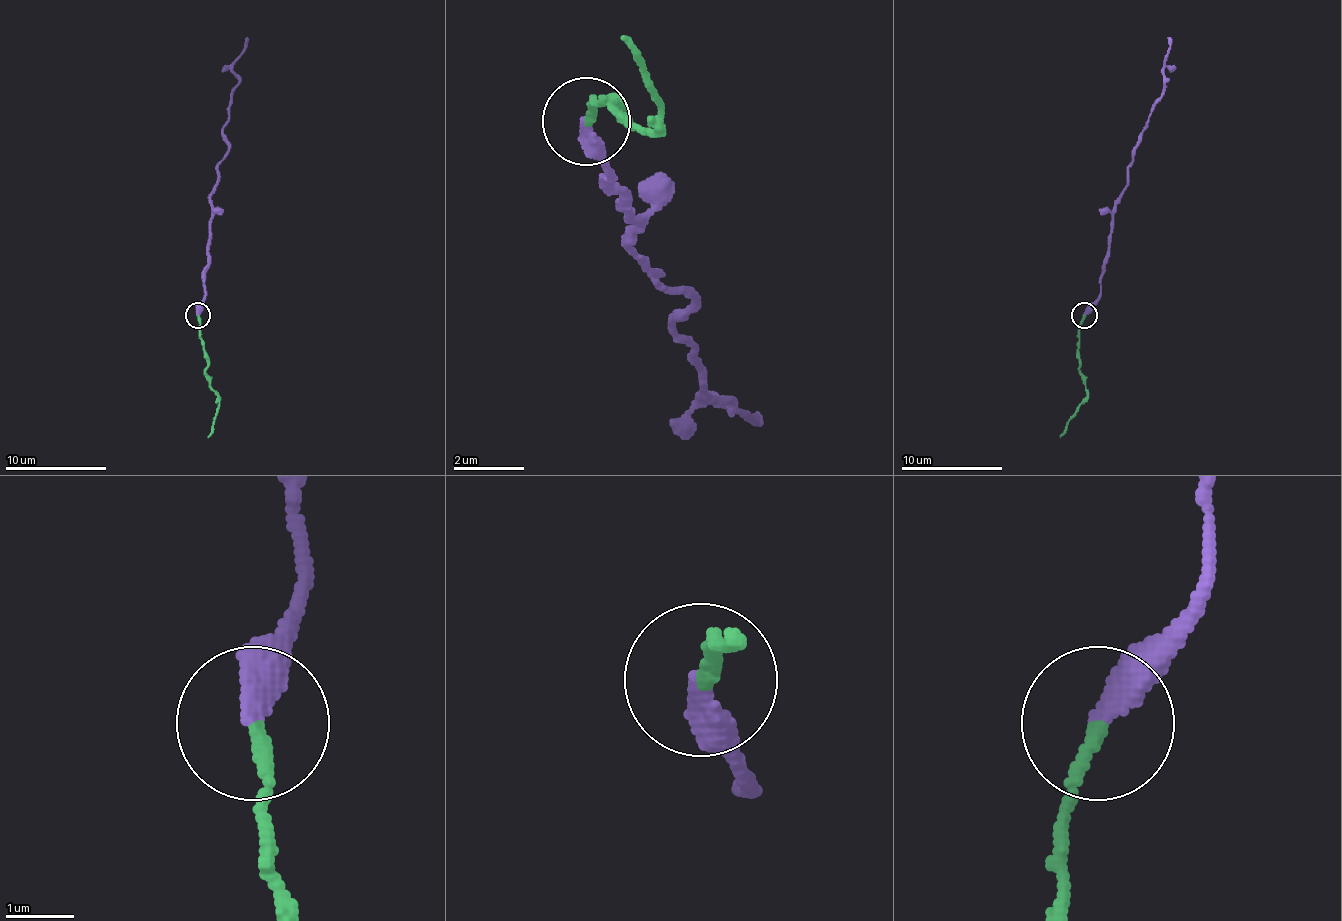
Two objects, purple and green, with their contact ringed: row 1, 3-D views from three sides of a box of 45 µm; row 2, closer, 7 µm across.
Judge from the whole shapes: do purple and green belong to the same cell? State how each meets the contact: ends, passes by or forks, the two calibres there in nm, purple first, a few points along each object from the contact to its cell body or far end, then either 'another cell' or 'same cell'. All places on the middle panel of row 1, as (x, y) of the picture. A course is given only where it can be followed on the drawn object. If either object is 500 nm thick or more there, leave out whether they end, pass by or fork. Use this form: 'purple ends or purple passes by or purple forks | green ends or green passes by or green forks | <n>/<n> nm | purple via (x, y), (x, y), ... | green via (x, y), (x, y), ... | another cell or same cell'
purple ends | green ends | 320/200 nm | purple via (584, 119), (637, 224), (628, 242), (689, 295), (672, 321), (724, 400), (707, 400), (760, 409) | green via (584, 119), (619, 101), (610, 110), (654, 128), (663, 110), (619, 40) | another cell

